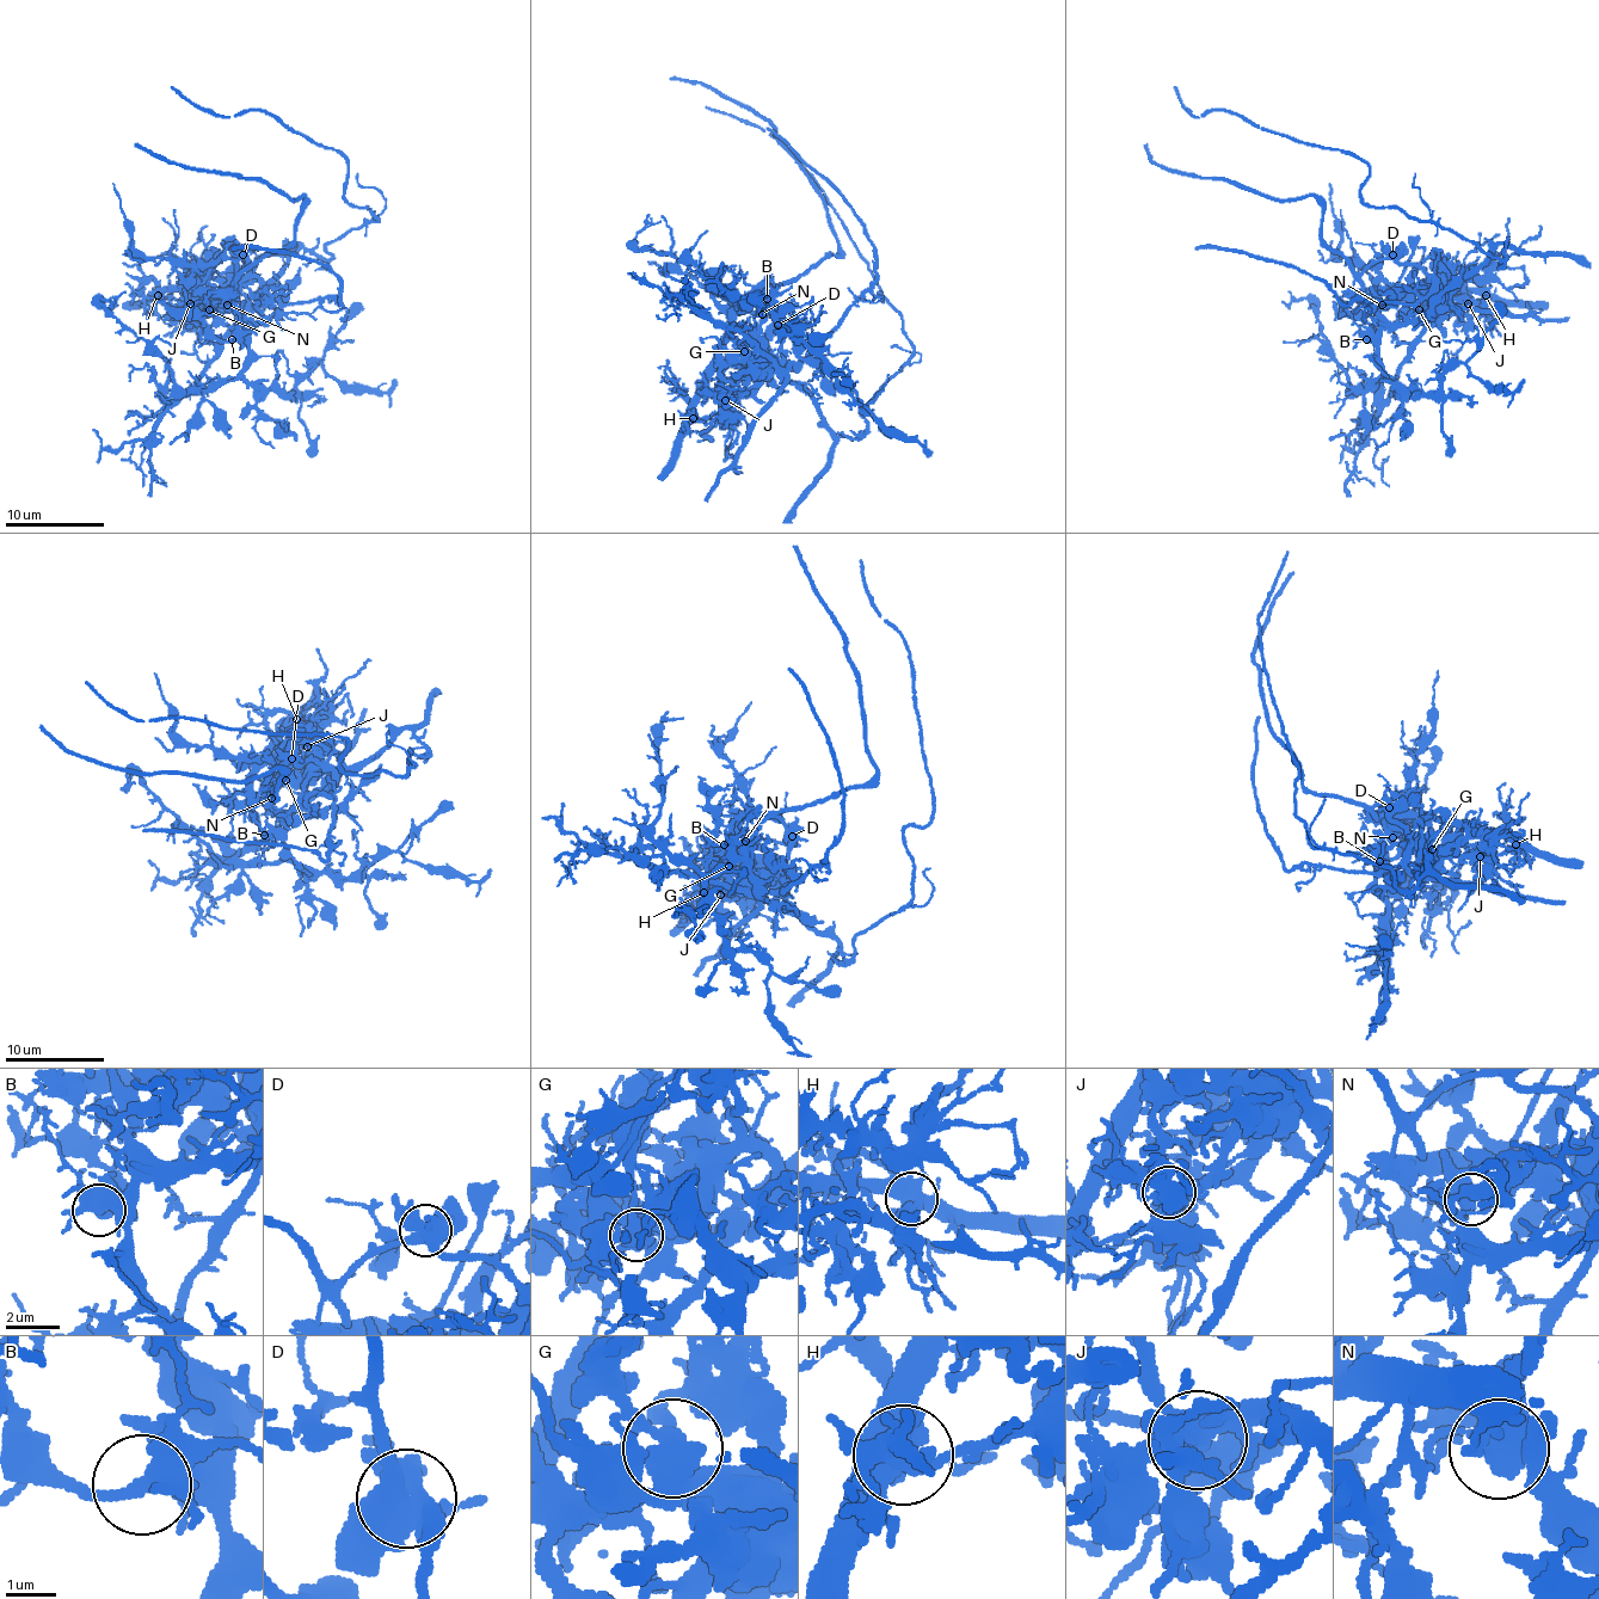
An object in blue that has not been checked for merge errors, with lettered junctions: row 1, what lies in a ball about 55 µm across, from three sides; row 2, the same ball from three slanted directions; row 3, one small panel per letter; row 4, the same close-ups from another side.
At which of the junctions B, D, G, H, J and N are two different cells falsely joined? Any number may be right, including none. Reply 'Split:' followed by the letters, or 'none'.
Split: D, G, H, N

